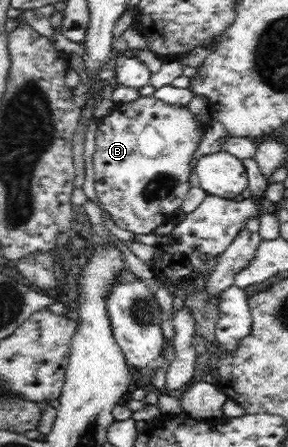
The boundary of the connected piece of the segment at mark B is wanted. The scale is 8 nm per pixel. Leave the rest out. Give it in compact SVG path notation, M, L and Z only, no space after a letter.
M141 95L130 102L115 103L112 112L104 118L99 119L94 137L96 143L96 152L93 155L93 167L95 169L94 188L98 200L101 202L101 211L106 211L116 225L133 234L153 234L159 225L167 223L171 219L171 215L181 209L181 203L187 197L187 191L190 188L190 185L187 185L187 181L190 180L191 159L193 159L193 153L197 151L201 139L203 139L203 133L205 131L203 131L203 125L199 123L199 119L187 107L183 107L183 105L169 105L169 103L161 101L161 99L155 99L154 96L143 97Z

